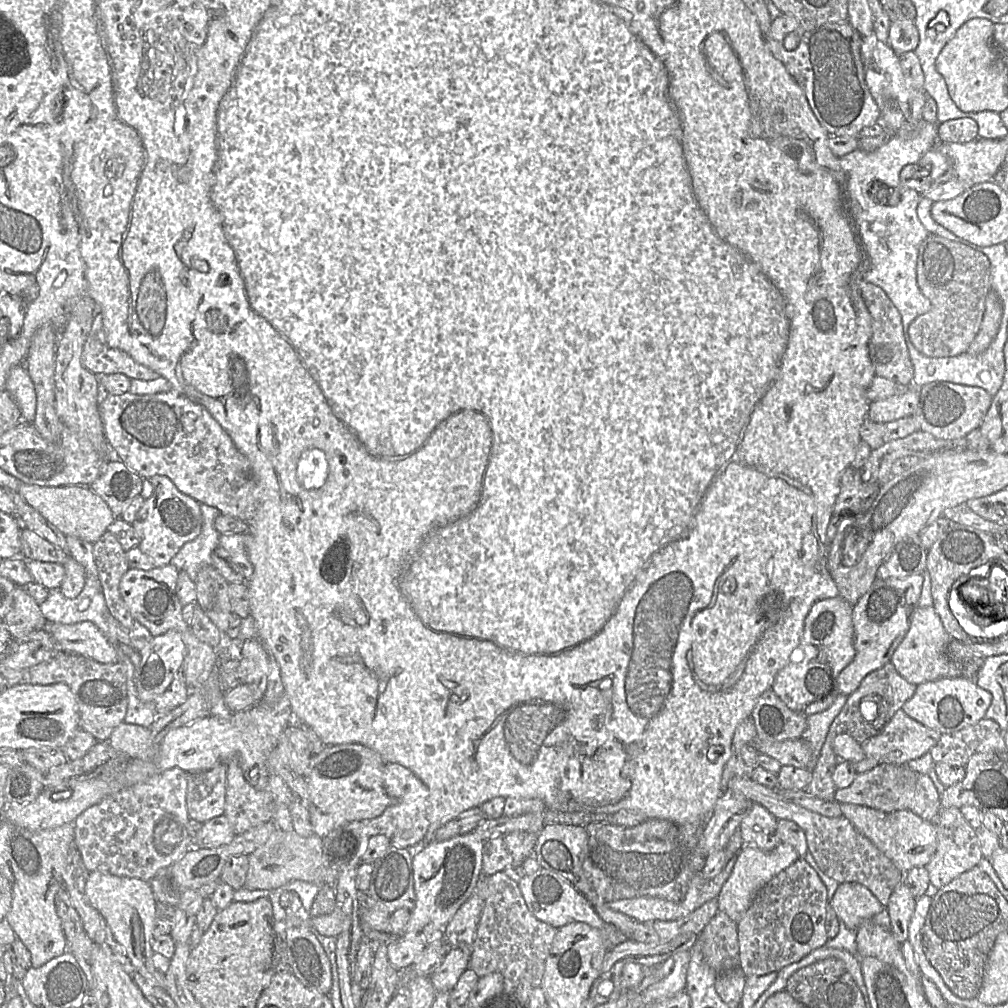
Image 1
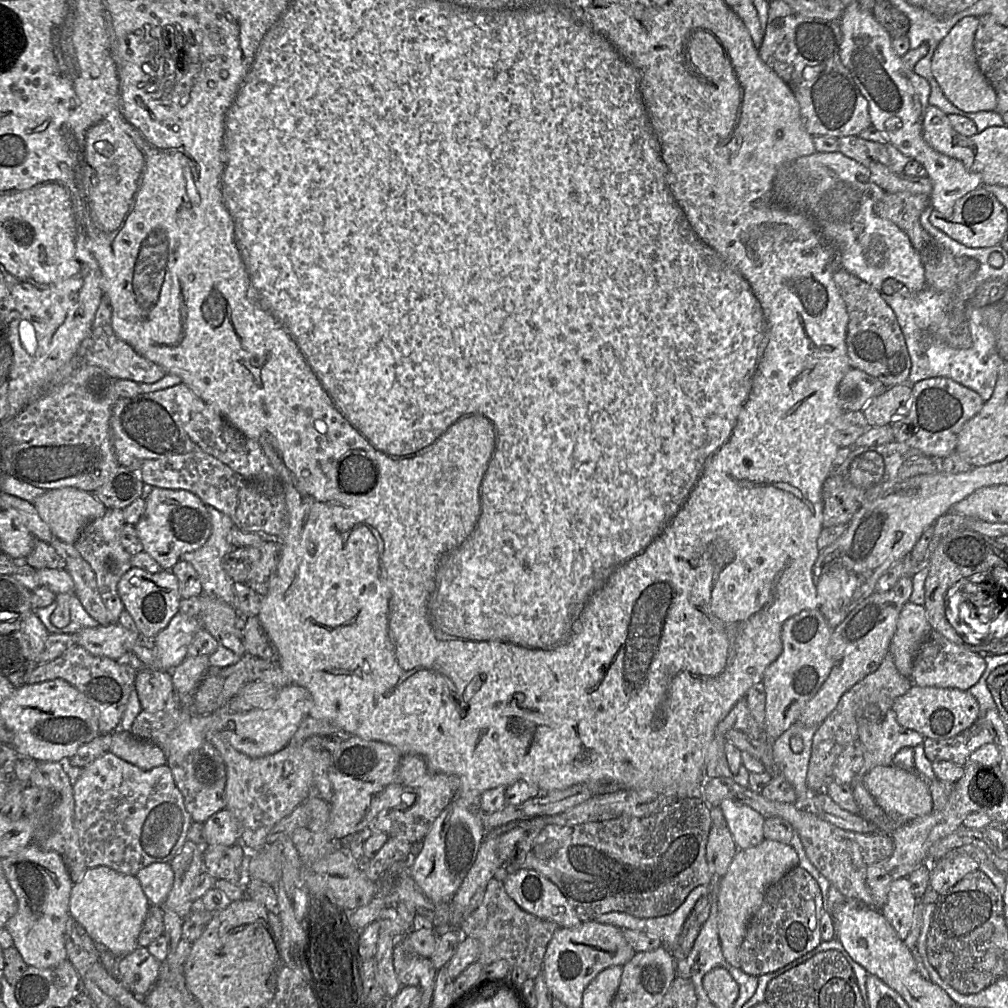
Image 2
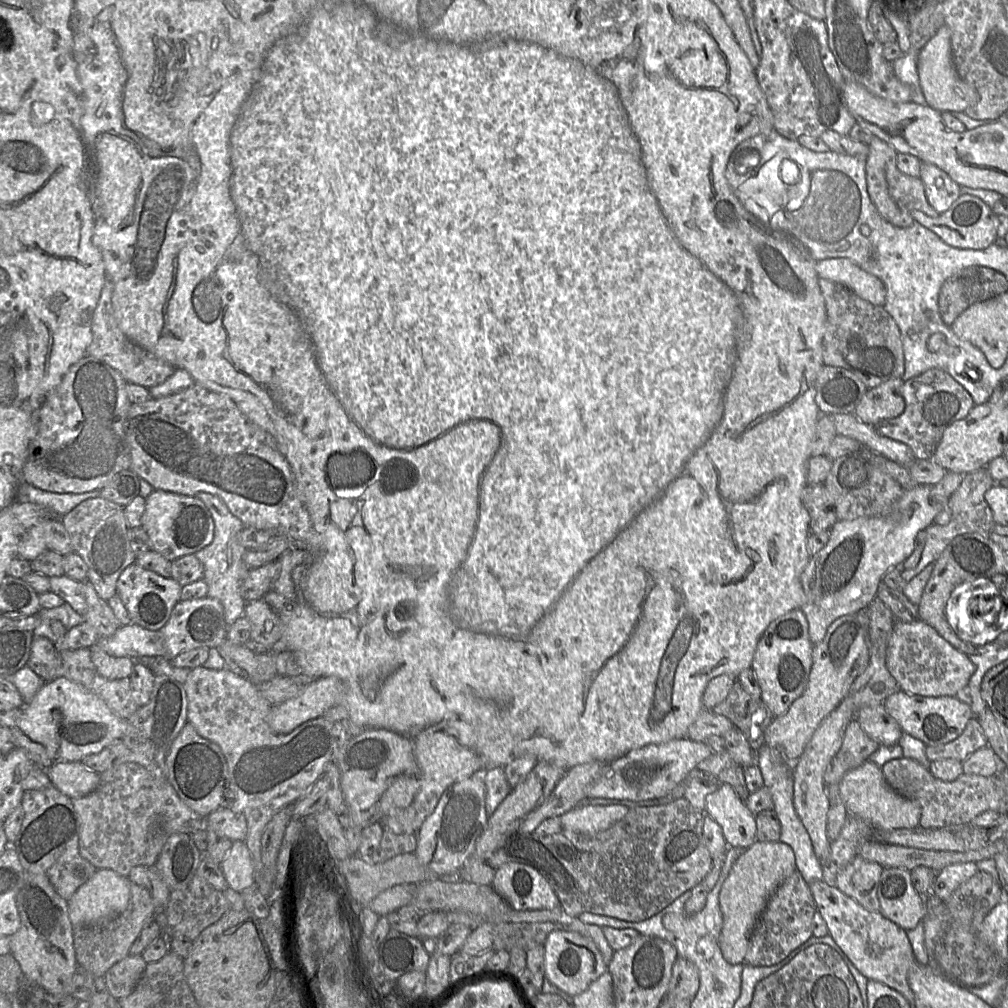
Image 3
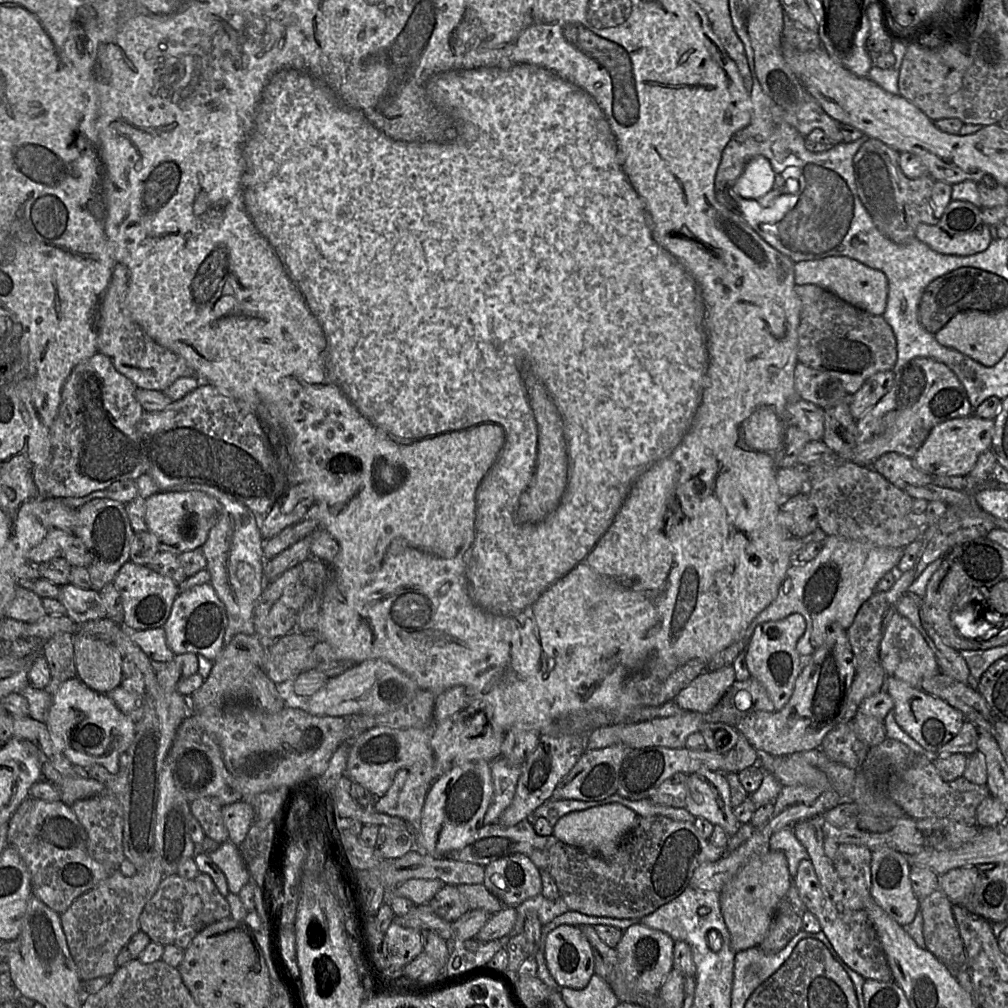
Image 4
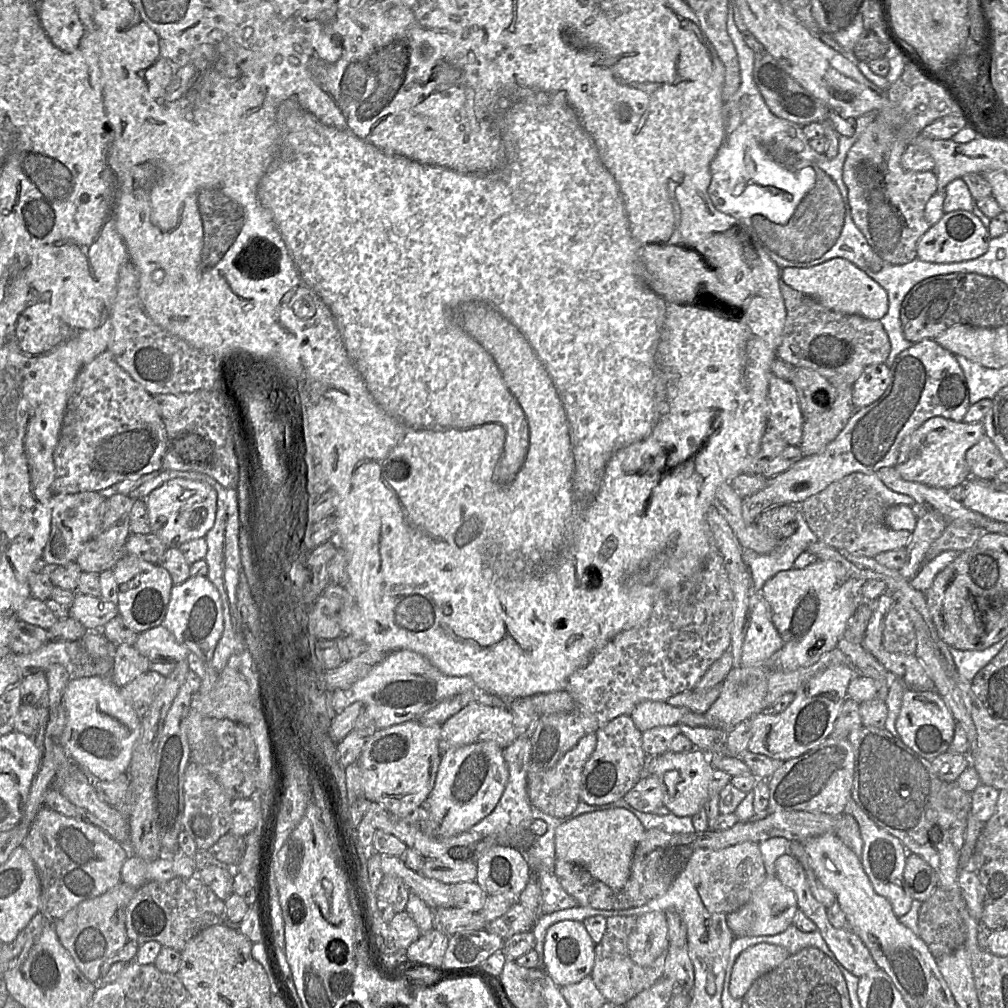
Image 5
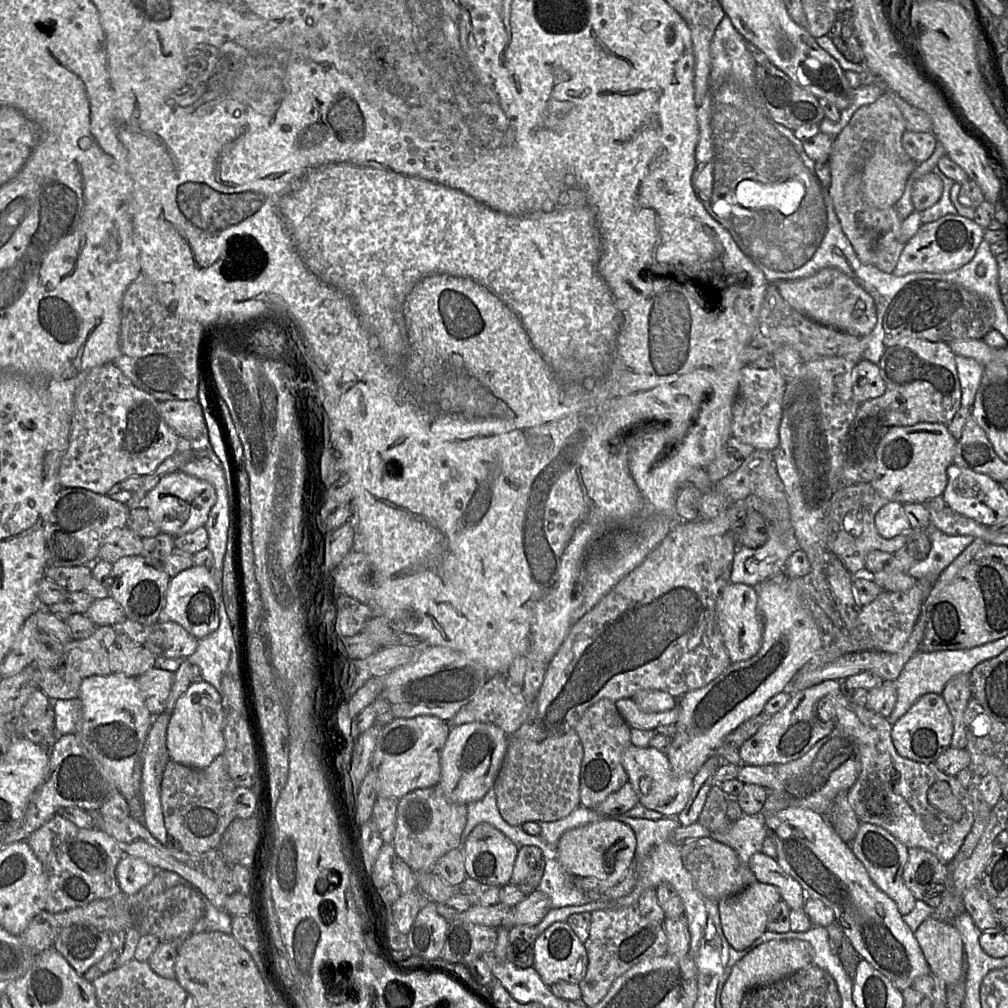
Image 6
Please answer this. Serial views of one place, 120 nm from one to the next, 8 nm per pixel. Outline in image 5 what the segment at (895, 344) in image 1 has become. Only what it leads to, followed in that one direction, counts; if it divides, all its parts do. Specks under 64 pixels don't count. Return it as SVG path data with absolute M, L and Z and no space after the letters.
M780 279L780 291L786 307L786 320L776 358L795 367L816 371L835 388L853 386L869 365L885 364L891 351L889 337L880 320L830 310Z

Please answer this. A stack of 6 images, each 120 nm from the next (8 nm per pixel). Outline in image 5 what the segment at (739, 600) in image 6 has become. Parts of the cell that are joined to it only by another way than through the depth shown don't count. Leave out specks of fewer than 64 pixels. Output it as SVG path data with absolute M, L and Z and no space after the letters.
M754 592L751 596L748 627L743 641L741 664L744 666L765 664L783 645L772 621L771 607L761 592Z

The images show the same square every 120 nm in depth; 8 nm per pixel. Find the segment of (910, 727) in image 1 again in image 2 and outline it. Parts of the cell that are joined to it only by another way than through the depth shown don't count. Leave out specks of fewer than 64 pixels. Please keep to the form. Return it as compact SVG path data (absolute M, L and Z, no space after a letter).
M892 709L882 721L862 724L858 734L864 757L860 774L866 774L879 765L892 765L898 751L905 747L914 748L925 740L918 732L902 727Z

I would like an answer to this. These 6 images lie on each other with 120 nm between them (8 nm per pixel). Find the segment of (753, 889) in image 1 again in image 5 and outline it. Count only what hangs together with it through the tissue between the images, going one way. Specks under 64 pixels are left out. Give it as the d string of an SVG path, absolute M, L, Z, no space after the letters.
M773 873L767 874L765 880L752 895L750 902L754 907L754 920L749 930L749 937L779 934L794 924L799 912L794 892L784 886Z

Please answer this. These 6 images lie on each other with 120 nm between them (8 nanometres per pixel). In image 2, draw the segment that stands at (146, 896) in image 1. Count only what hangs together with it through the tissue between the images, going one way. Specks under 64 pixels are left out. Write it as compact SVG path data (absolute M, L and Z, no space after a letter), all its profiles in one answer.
M106 866L87 869L79 883L74 884L69 914L87 931L95 944L104 945L117 958L133 952L138 946L150 902L136 876L117 872Z

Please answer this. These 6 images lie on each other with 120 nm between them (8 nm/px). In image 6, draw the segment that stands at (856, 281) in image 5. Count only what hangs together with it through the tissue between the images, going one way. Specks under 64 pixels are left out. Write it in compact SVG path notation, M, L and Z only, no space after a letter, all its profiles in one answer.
M823 268L808 277L774 283L786 302L820 324L860 337L868 335L876 325L874 299L839 269Z

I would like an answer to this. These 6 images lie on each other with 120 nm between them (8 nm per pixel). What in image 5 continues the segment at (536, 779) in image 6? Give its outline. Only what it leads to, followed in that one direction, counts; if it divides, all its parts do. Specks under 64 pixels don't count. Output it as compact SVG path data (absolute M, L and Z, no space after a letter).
M595 732L585 735L543 776L539 784L533 781L528 791L530 804L553 817L563 818L571 815L581 801L580 783L583 767L593 753L596 743Z

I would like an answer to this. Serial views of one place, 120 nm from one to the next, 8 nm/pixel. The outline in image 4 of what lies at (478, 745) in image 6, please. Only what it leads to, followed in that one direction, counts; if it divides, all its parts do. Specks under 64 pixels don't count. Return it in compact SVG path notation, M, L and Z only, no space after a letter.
M476 760L455 766L435 780L427 792L415 837L415 849L424 851L432 857L445 857L448 853L464 848L482 828L484 815L492 801L493 781L490 762Z

